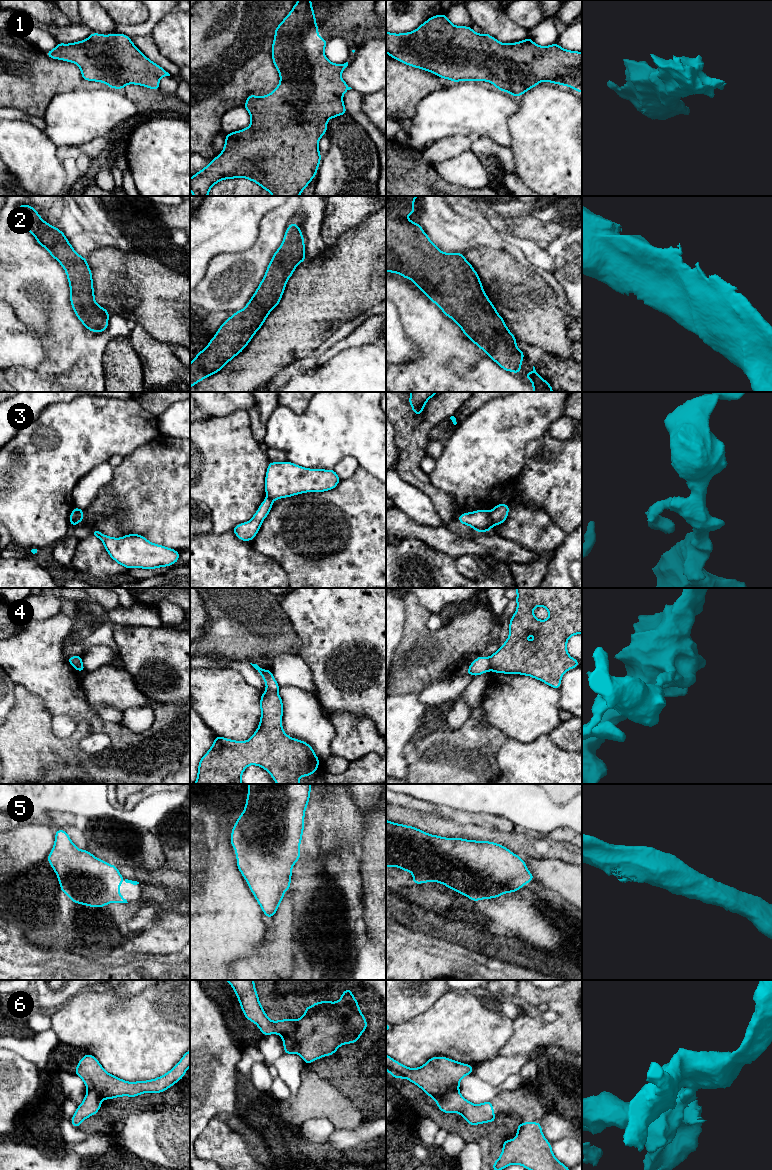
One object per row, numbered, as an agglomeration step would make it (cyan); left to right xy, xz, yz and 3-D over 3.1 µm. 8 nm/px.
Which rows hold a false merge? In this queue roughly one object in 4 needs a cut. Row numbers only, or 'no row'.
3, 6

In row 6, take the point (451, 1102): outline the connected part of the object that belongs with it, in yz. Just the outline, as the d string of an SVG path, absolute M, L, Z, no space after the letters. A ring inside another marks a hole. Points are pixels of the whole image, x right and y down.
M459 1090L450 1091L435 1100L440 1111L447 1114L460 1113L470 1125L477 1125L486 1122L495 1122L492 1100L481 1104L473 1104L467 1101Z

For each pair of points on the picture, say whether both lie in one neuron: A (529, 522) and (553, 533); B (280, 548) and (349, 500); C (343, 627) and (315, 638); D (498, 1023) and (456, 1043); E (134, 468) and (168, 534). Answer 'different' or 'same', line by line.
A: same
B: same
C: same
D: same
E: same

